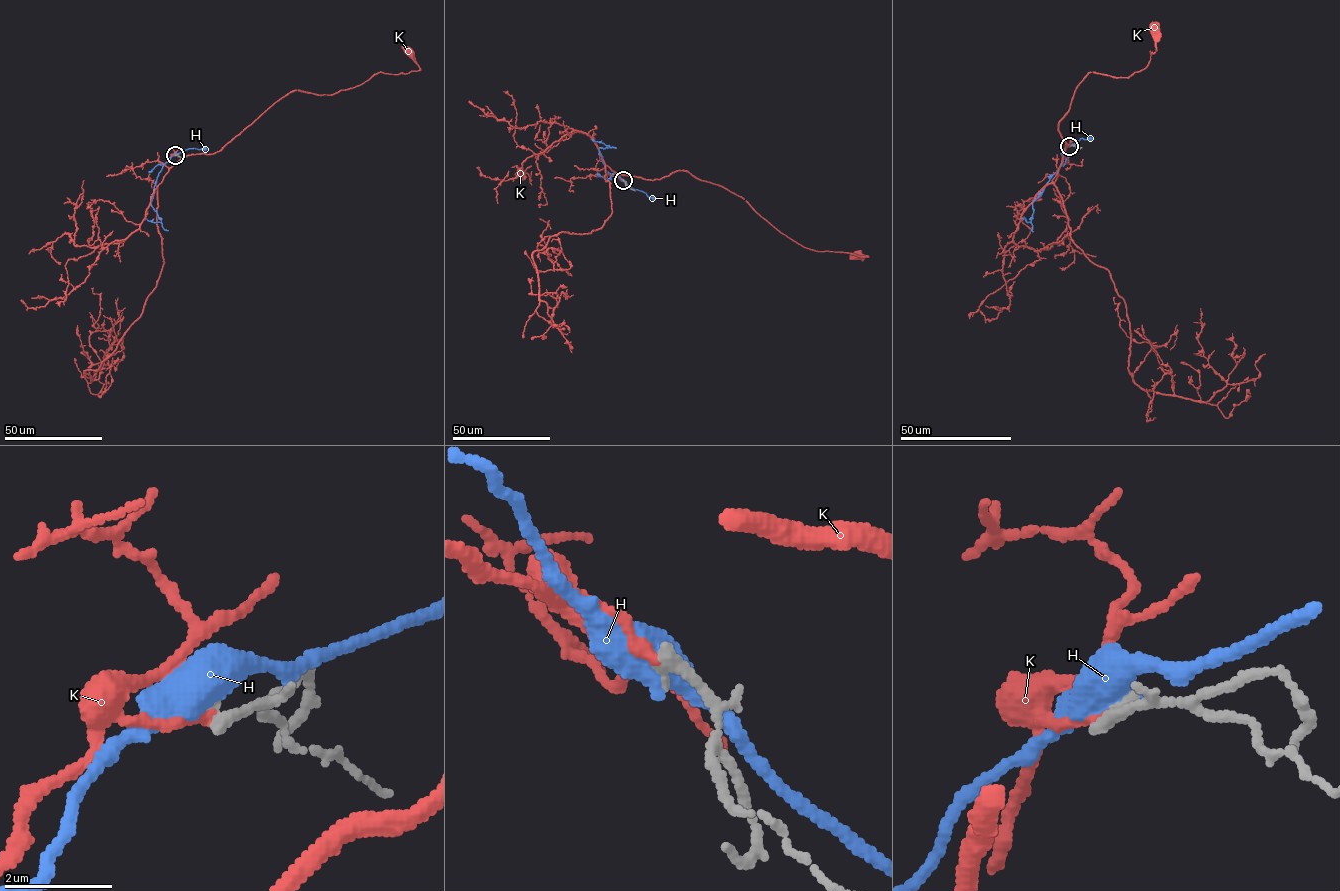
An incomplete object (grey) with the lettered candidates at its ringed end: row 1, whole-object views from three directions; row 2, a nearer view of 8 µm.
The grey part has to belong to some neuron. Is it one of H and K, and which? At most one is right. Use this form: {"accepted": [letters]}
{"accepted": ["K"]}

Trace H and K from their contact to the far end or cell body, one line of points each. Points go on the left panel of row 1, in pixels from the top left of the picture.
H: (175, 155), (163, 166), (151, 199), (151, 206), (161, 222), (144, 219)
K: (175, 155), (165, 165), (219, 151), (296, 89), (332, 94), (379, 72), (418, 71), (410, 53)

